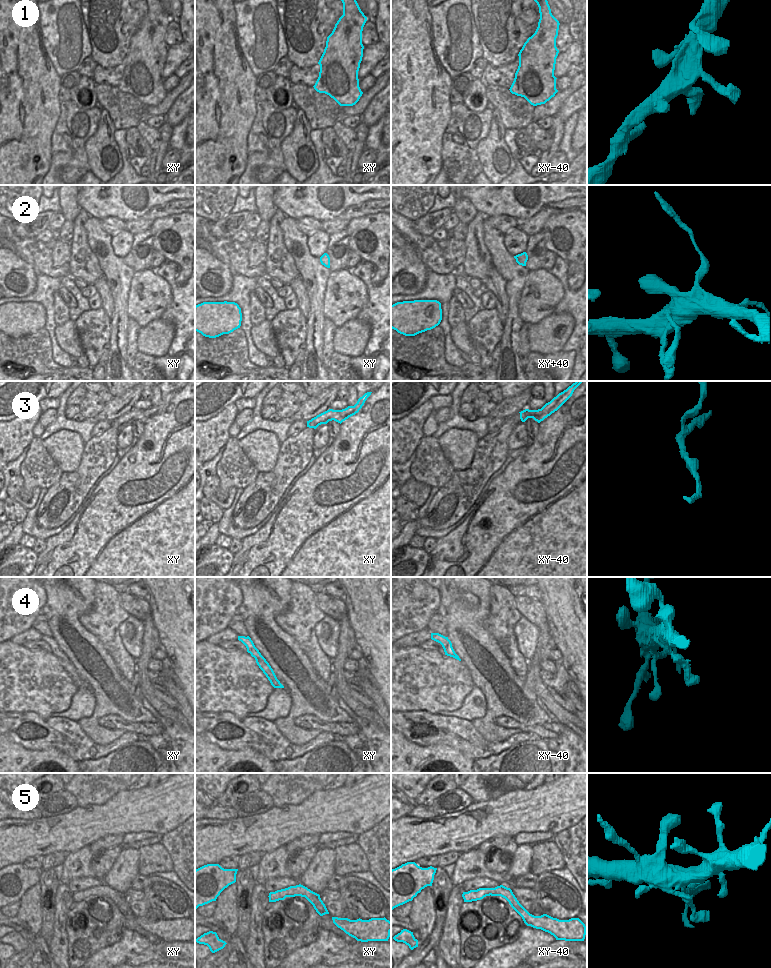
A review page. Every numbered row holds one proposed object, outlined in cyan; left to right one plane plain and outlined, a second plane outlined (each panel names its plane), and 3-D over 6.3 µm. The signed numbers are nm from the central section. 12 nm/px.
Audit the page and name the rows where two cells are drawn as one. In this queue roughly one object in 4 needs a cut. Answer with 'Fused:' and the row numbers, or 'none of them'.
Fused: 2, 5.

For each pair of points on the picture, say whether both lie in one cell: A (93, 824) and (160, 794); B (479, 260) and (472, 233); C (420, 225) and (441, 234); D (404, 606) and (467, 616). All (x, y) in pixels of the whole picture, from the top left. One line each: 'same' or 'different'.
A: same
B: same
C: different
D: different

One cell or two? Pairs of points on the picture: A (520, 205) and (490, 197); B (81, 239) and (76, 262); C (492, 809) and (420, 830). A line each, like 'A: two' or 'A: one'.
A: one
B: one
C: one

